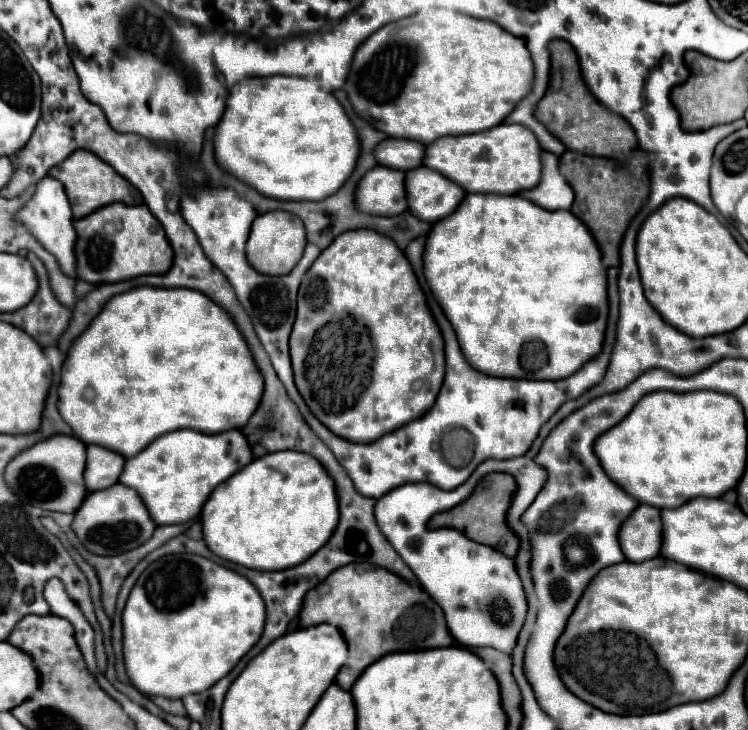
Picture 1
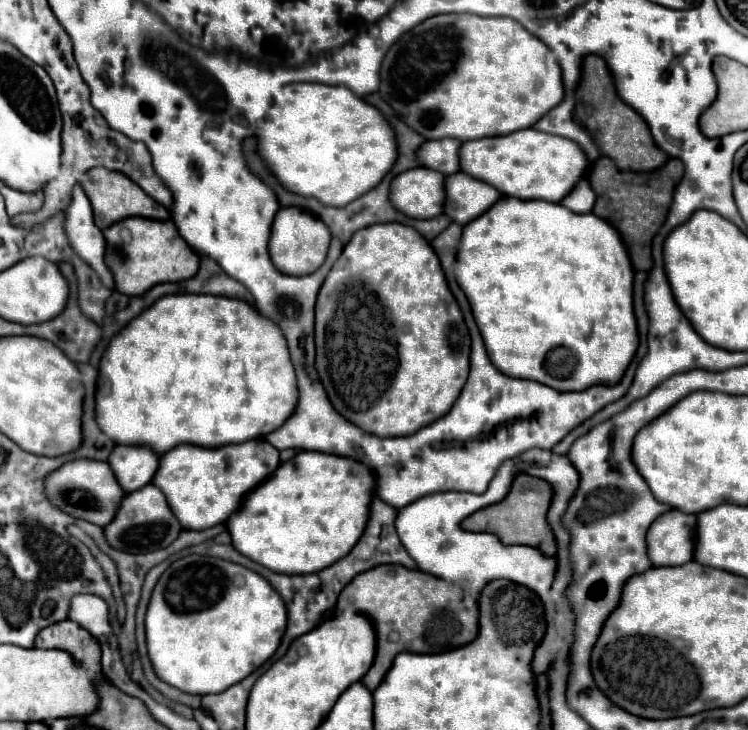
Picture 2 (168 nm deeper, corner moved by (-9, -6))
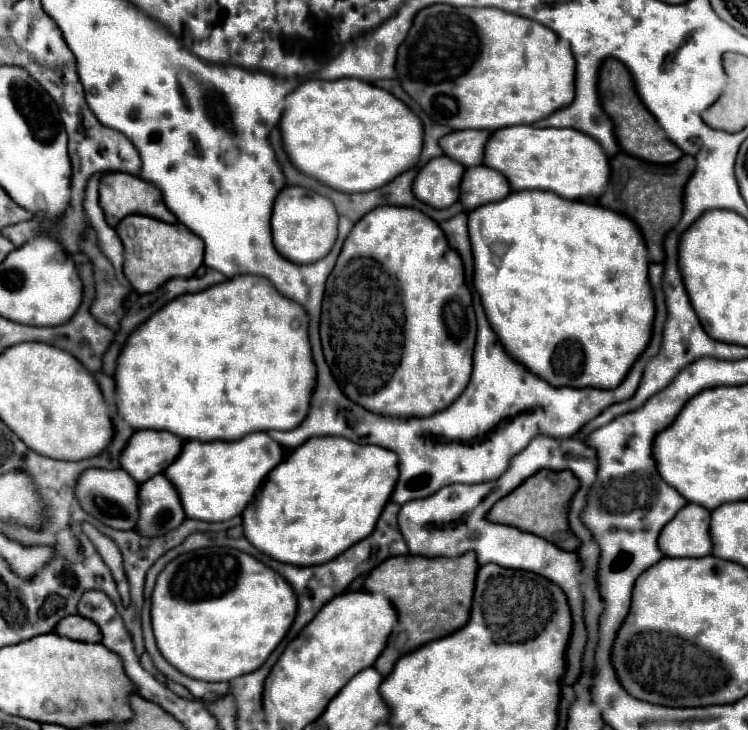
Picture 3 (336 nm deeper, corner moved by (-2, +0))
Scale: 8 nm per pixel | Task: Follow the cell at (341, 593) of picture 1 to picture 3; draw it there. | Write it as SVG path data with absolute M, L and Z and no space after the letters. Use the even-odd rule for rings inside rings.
M466 553L458 561L440 559L440 557L428 559L428 557L414 557L414 555L390 557L370 571L370 575L364 581L364 589L374 595L376 593L384 595L388 601L392 601L398 613L398 623L392 635L394 641L386 645L386 649L374 663L374 669L382 677L386 677L392 671L396 659L406 651L410 653L420 645L446 637L466 625L470 617L476 571L478 571L478 563L474 553ZM396 637L398 641L406 641L398 649L396 649Z

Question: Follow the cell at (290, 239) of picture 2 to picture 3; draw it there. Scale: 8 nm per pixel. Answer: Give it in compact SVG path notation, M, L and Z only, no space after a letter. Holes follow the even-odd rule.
M284 187L276 201L272 211L272 239L276 251L294 263L314 263L326 257L336 241L338 235L338 215L330 199L300 189L300 187Z

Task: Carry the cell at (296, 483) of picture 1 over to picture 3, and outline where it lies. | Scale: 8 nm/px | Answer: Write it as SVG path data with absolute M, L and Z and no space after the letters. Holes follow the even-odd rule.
M318 437L308 439L302 447L294 449L288 459L272 469L272 475L264 481L260 489L260 497L244 509L242 527L244 537L262 553L270 555L276 561L288 565L322 565L330 559L338 557L346 547L352 547L358 539L364 539L374 529L386 499L390 499L390 491L394 489L396 459L392 451L382 447L362 447L358 443L350 443L342 437Z

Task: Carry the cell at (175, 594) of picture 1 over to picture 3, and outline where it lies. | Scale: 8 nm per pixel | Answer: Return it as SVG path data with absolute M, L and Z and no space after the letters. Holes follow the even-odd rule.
M206 547L178 555L160 571L152 591L150 617L156 647L174 669L198 681L230 681L258 669L268 659L290 629L294 611L294 591L276 571L238 549Z

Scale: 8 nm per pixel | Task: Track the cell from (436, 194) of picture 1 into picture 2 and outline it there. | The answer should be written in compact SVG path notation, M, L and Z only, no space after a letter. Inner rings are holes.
M465 173L449 175L445 181L445 191L445 215L461 225L467 225L469 221L473 221L473 217L485 213L489 205L501 199L501 193L497 193L497 189L489 189L489 185L485 185L483 181L473 181L473 177L465 177Z

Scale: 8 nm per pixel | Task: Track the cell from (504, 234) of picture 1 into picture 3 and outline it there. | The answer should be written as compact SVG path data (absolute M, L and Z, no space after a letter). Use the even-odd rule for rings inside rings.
M512 191L502 201L488 203L470 211L468 233L470 233L472 257L474 257L474 289L480 293L488 323L498 335L504 351L516 363L524 365L528 371L532 371L552 387L598 387L598 389L618 387L618 383L626 377L626 371L632 367L636 357L648 345L652 319L654 319L654 301L648 283L646 245L634 221L630 221L624 215L618 215L612 209L604 209L600 205L588 205L582 201L570 201L560 195L554 195L552 191Z

